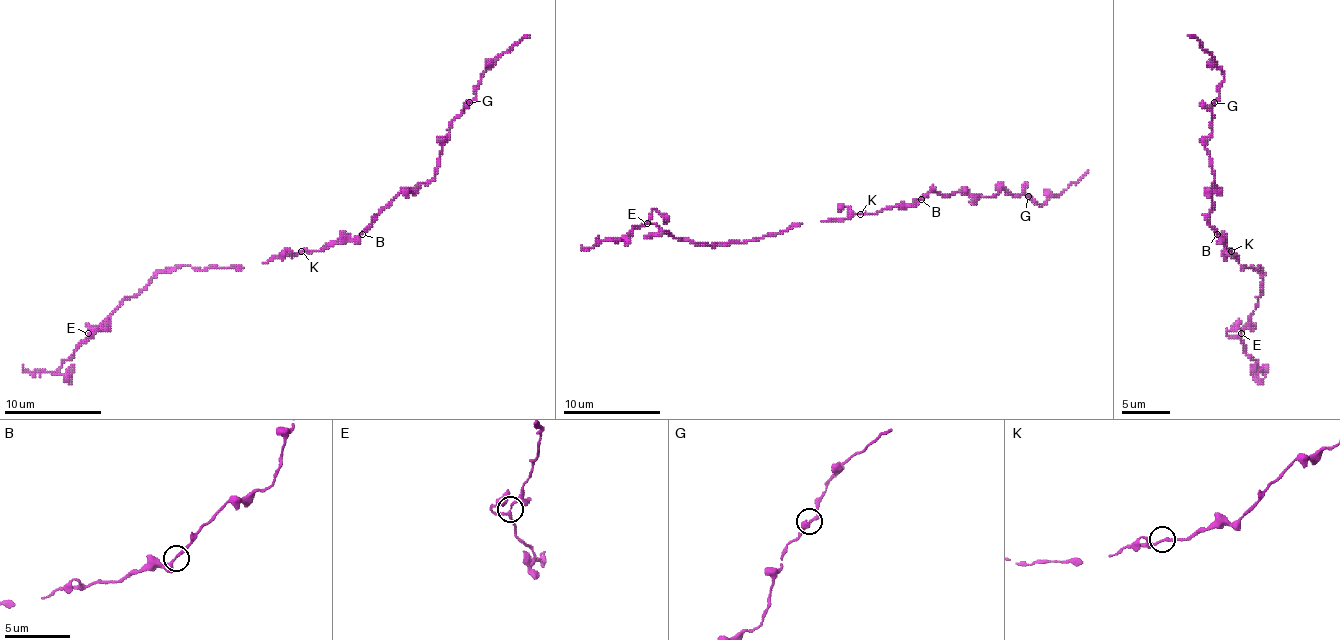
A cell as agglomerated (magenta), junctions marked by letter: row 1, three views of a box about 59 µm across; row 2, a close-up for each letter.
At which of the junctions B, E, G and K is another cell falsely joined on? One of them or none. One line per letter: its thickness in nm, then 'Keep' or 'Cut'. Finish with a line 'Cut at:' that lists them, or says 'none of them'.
B: Thickness 220 nm. Keep
E: Thickness 170 nm. Keep
G: Thickness 180 nm. Keep
K: Thickness 180 nm. Keep
Cut at: none of them

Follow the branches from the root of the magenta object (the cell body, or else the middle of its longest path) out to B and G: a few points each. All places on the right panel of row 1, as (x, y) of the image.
B: (1231, 251), (1217, 234)
G: (1231, 251), (1209, 224), (1209, 193), (1214, 183), (1214, 171), (1205, 142), (1212, 132), (1214, 103)

